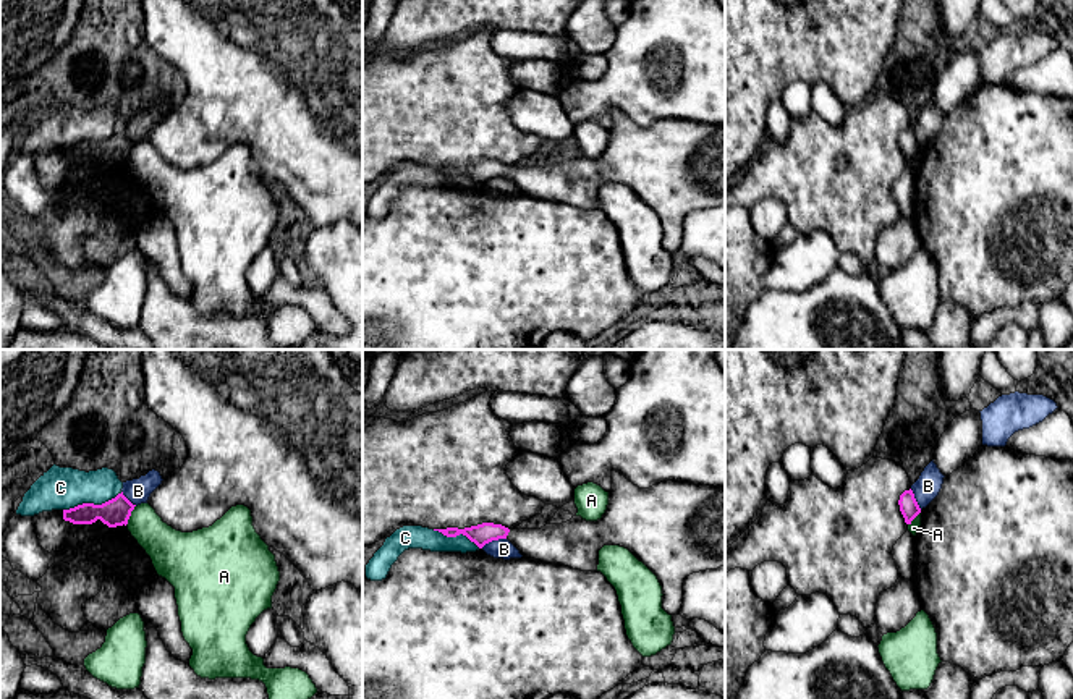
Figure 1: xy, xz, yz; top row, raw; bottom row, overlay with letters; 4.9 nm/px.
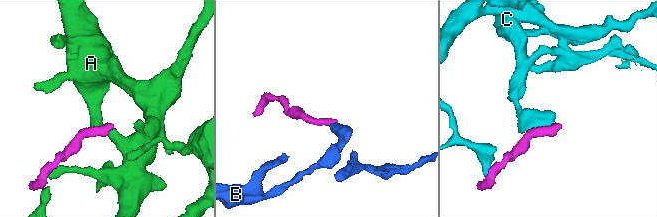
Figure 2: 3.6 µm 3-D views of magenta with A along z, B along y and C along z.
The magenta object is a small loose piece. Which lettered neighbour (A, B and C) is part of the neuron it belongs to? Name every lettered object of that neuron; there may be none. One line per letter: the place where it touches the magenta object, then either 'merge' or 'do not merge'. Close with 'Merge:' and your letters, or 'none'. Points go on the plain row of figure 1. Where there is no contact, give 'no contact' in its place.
A: xy (130, 152) | do not merge
B: xz (492, 177) | do not merge
C: xy (93, 141) | do not merge
Merge: none

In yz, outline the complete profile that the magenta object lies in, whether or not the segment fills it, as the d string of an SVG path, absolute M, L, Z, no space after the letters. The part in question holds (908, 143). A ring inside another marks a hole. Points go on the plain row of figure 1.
M911 126L900 133L898 142L906 162L911 162L911 159L921 150Z

